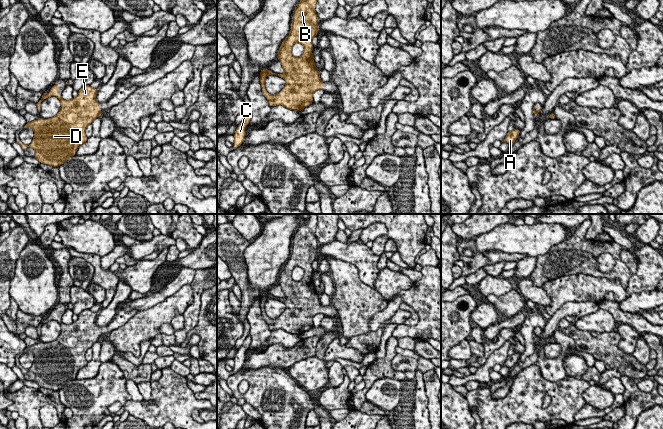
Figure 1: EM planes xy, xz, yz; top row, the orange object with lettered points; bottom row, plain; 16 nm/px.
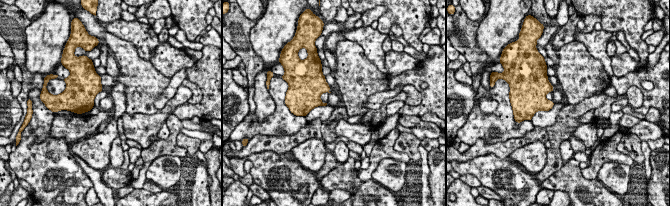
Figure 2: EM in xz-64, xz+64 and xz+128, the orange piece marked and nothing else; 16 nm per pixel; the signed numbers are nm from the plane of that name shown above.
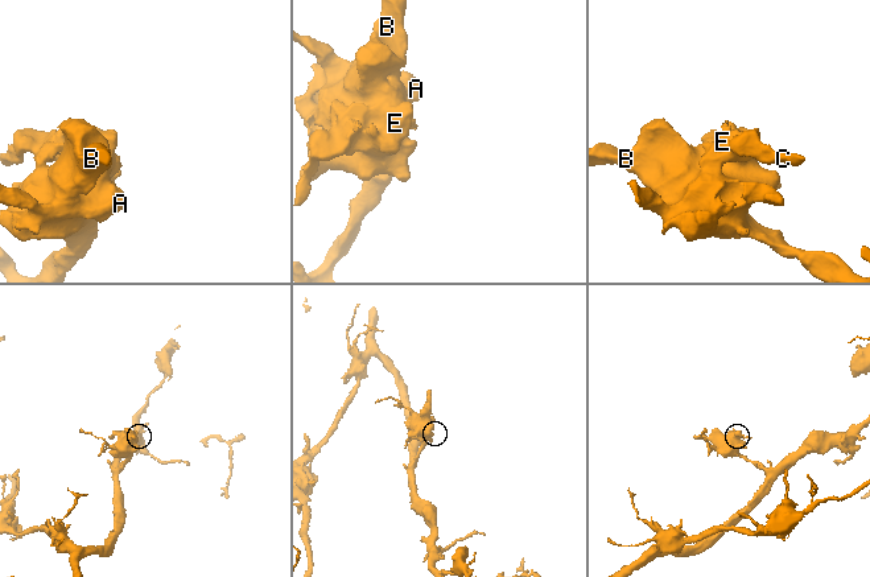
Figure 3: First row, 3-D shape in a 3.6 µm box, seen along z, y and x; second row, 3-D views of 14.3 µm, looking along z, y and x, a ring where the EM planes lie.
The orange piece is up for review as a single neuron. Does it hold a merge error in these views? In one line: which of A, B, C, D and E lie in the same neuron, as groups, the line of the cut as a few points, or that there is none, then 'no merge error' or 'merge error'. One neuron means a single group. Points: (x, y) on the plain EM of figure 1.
groups A B C D E; cut none; no merge error

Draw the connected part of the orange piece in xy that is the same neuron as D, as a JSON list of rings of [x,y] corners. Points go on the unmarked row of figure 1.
[[[58,305],[37,326],[40,336],[41,326],[55,320],[61,326],[58,338],[52,342],[39,342],[26,347],[24,352],[31,351],[34,361],[29,370],[17,363],[16,366],[23,374],[32,371],[35,374],[34,381],[43,388],[59,391],[65,385],[76,379],[79,370],[88,364],[85,358],[86,351],[99,341],[102,336],[96,324],[97,313],[90,309],[83,310],[76,321],[66,325],[58,316]]]

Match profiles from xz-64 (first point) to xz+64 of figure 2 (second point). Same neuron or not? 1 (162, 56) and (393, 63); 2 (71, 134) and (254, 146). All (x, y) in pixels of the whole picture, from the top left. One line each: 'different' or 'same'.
1: same
2: same

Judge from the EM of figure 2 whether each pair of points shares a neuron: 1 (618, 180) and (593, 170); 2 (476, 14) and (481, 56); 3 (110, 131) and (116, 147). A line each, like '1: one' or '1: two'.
1: two
2: two
3: two

